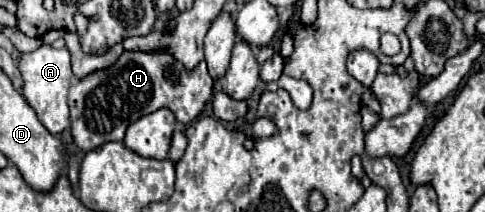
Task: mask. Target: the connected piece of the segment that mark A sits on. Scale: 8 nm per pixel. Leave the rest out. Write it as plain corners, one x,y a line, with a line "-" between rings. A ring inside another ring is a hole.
41,44
37,50
27,52
19,60
19,72
23,76
23,96
25,100
35,108
39,120
45,124
45,128
51,134
59,134
65,128
71,126
69,120
69,106
67,106
67,92
73,82
73,72
71,72
71,54
67,48
53,48
47,44

